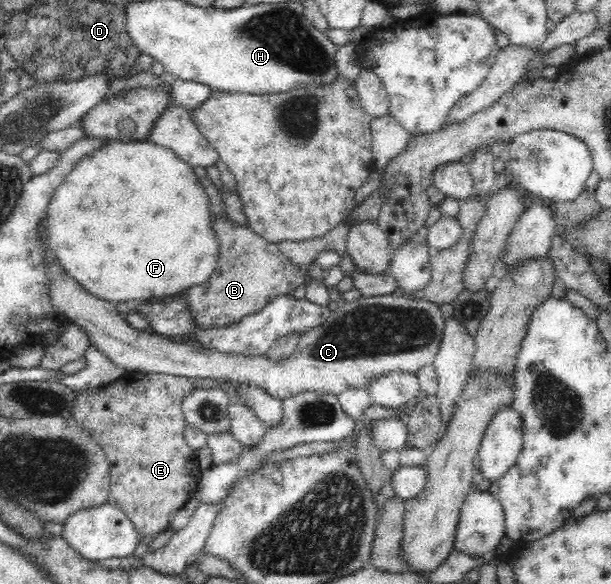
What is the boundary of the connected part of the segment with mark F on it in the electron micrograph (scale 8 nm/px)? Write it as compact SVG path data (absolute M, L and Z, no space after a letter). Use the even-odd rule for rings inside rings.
M148 141L107 142L104 146L86 154L76 163L68 177L54 190L45 210L45 238L52 257L61 266L63 272L73 278L88 294L116 305L126 300L146 300L152 297L167 297L181 293L183 290L201 285L212 272L218 258L218 243L212 230L212 215L208 210L208 198L193 167L182 161L171 150Z

